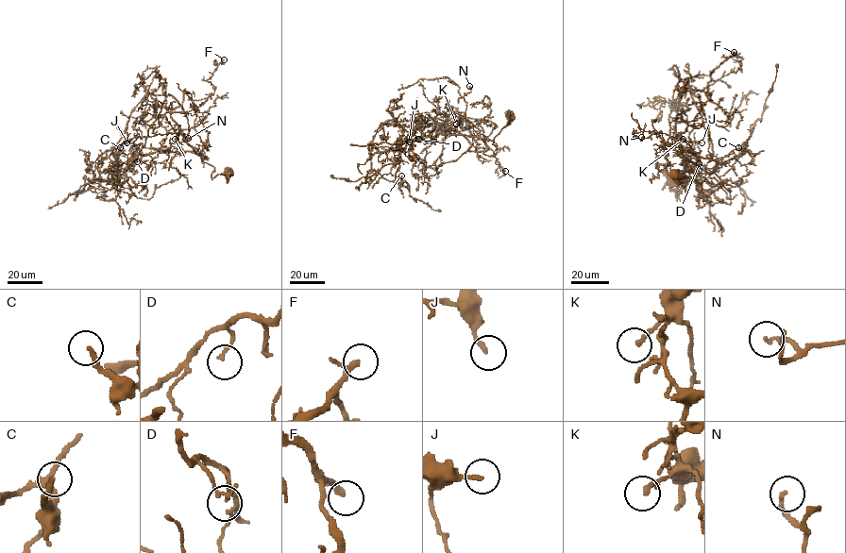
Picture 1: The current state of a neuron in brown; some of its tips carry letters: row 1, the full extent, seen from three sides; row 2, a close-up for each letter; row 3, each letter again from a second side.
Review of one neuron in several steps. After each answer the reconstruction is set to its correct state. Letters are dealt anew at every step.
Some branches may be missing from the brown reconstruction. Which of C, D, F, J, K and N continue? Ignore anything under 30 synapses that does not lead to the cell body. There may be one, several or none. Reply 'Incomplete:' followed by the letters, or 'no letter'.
Incomplete: no letter

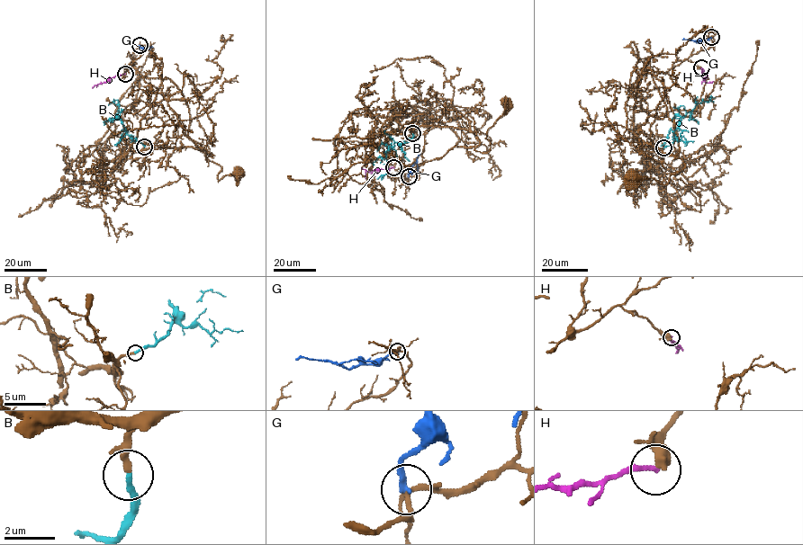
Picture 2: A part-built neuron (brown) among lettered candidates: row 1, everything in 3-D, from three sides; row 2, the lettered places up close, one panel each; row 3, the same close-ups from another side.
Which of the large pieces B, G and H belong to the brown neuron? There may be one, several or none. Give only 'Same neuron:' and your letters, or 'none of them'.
Same neuron: B

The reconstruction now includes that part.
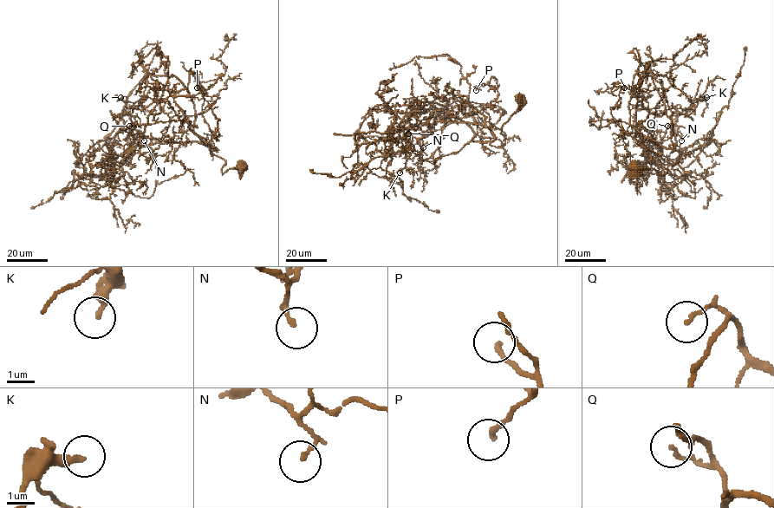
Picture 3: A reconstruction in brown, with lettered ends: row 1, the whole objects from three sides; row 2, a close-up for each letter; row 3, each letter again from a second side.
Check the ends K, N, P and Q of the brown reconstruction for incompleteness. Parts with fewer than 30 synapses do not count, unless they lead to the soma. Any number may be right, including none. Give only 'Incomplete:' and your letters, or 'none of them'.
Incomplete: P

